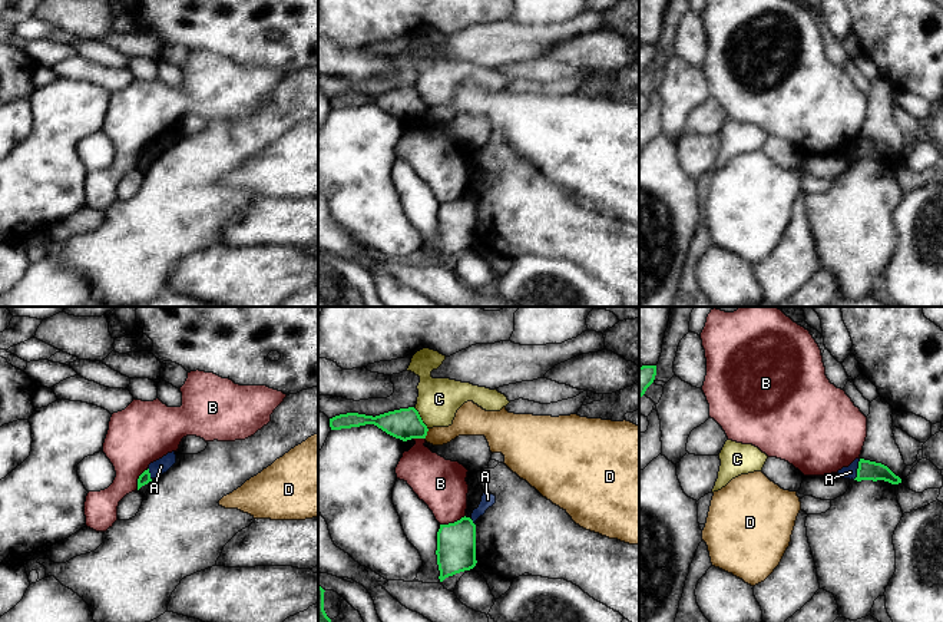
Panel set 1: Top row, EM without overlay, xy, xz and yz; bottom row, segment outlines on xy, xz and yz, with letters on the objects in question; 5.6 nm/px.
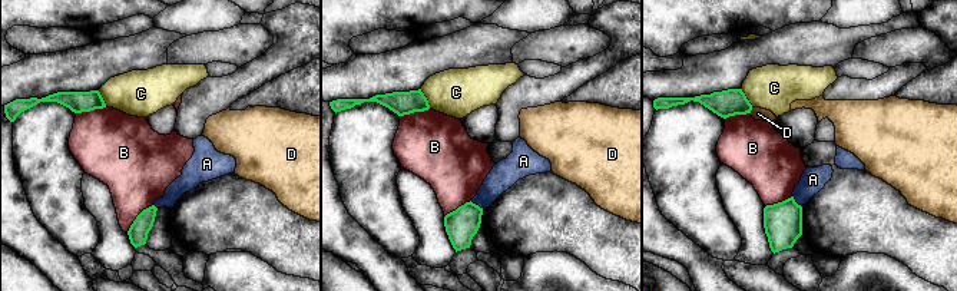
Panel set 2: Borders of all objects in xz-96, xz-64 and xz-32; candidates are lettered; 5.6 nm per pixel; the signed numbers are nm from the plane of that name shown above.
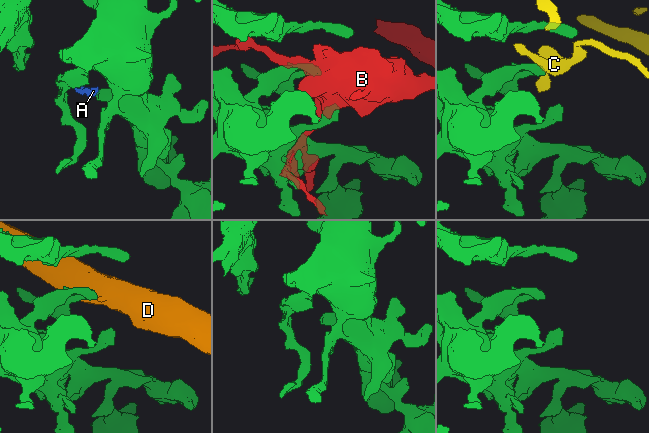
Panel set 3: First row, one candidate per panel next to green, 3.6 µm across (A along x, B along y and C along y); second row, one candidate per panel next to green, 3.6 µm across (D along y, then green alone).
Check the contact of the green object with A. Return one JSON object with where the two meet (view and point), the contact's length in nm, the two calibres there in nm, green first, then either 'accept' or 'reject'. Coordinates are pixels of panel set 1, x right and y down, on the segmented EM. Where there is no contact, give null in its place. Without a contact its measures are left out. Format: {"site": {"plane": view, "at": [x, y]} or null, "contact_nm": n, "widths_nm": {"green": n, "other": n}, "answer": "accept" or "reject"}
{"site": {"plane": "yz", "at": [857, 469]}, "contact_nm": 130, "widths_nm": {"green": 110, "other": 70}, "answer": "reject"}

